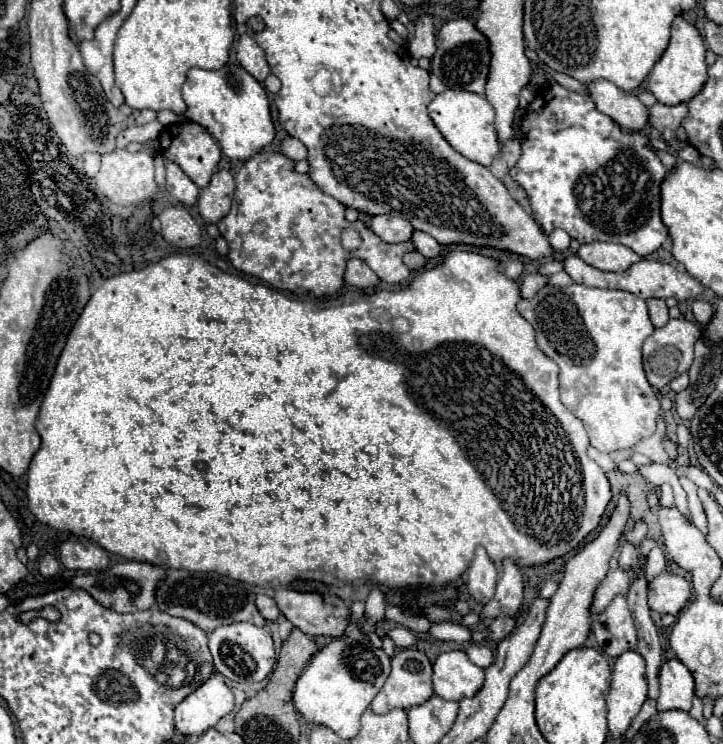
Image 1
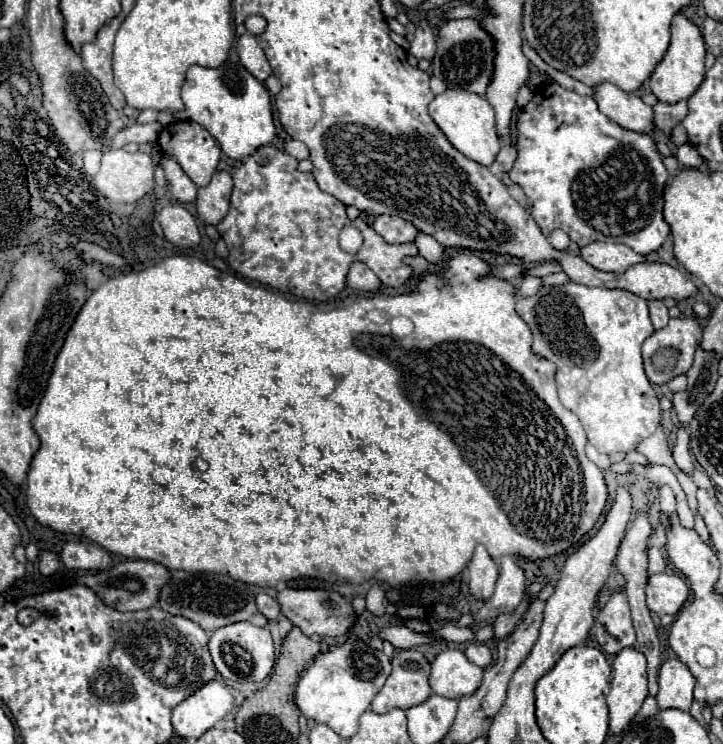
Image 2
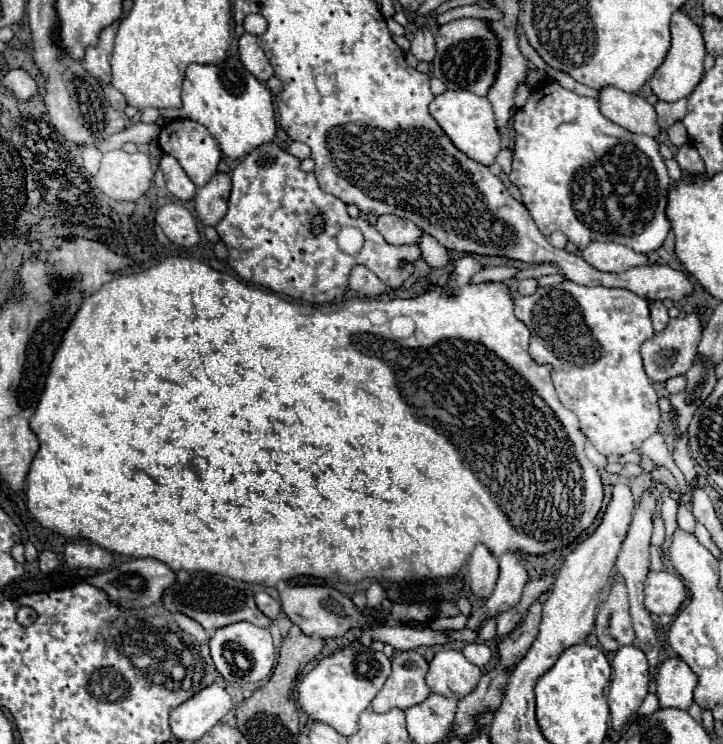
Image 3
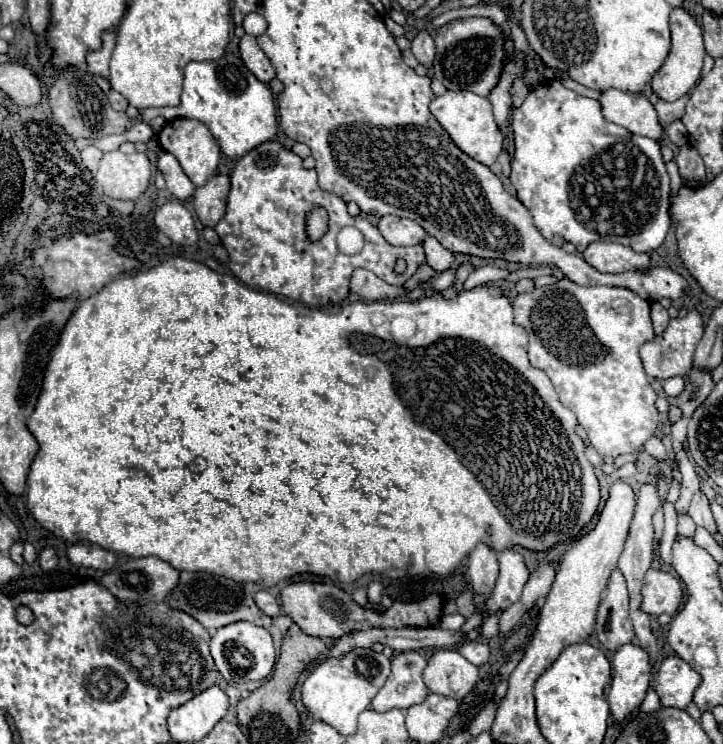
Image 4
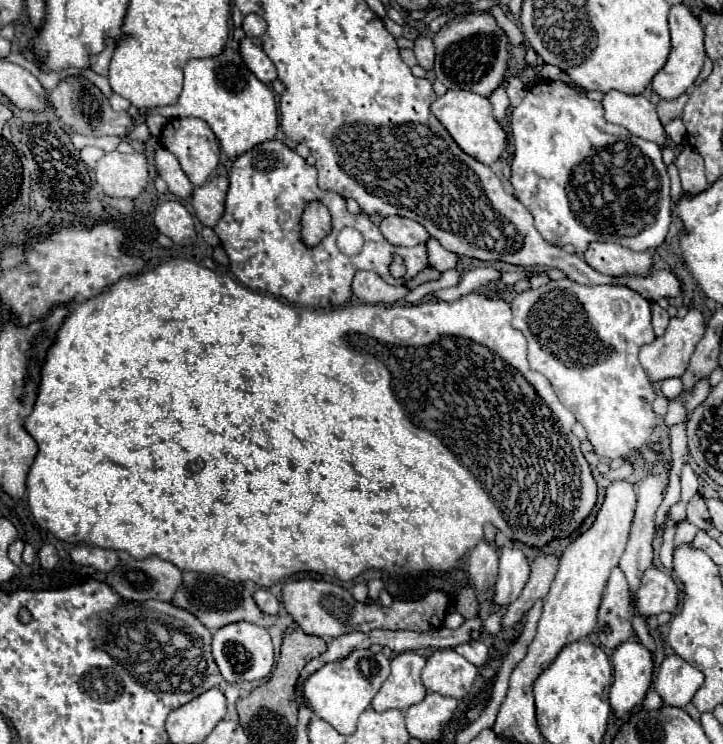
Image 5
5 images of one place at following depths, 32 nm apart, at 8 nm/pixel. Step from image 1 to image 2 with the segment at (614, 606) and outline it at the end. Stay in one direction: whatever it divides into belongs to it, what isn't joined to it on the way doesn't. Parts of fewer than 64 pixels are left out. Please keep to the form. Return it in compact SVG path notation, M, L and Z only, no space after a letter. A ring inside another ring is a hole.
M616 592L612 600L594 616L594 636L602 652L616 656L620 650L636 644L636 632L630 618L626 592Z

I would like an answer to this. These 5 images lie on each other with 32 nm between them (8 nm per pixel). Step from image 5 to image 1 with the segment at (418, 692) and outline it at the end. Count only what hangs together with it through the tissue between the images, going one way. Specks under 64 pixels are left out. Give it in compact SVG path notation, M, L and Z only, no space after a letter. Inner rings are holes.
M402 648L394 654L392 672L390 672L386 684L382 686L382 690L378 692L378 696L372 700L370 708L376 714L386 714L394 708L410 710L414 706L424 704L432 694L434 694L434 690L432 690L432 662L428 660L428 656L424 652L418 652L414 648Z

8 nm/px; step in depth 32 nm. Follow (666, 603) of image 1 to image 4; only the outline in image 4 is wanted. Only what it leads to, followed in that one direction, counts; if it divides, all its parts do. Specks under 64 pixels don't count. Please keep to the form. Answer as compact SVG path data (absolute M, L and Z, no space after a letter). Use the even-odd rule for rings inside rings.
M648 570L644 578L642 588L642 608L648 614L660 616L660 614L676 614L680 602L682 602L682 582L664 570Z

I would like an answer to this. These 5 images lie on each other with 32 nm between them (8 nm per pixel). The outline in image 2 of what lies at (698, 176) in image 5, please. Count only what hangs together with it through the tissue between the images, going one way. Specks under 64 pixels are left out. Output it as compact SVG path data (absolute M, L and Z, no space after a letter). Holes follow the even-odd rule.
M682 144L678 150L676 150L676 158L680 164L684 166L694 166L694 168L700 168L702 164L702 156L696 152L696 148L692 144Z

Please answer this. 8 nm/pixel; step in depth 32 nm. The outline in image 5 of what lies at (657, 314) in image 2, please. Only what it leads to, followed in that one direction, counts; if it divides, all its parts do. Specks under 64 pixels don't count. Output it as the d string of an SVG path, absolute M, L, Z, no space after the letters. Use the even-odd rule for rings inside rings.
M652 302L652 324L654 324L654 334L662 336L664 330L668 328L668 312L664 308L660 308L656 302Z

